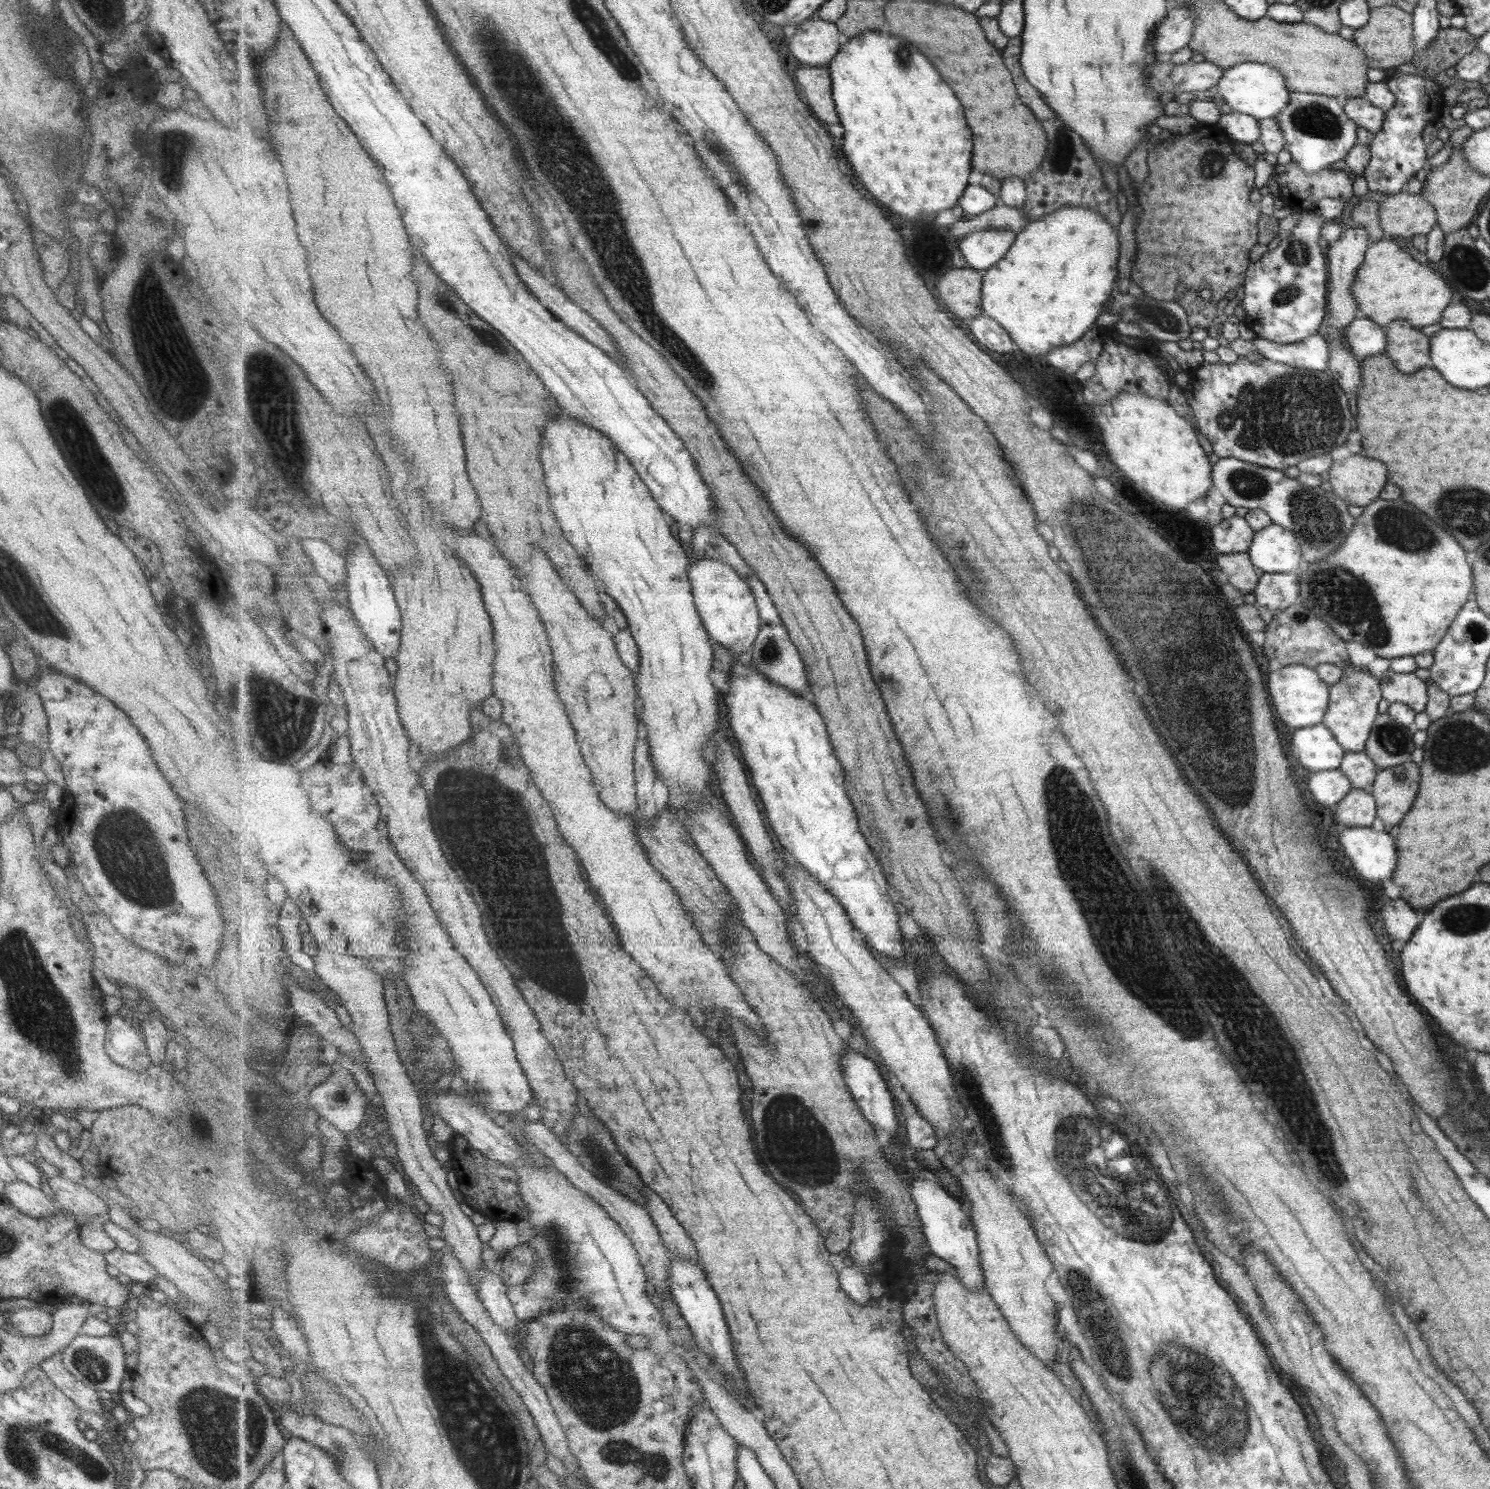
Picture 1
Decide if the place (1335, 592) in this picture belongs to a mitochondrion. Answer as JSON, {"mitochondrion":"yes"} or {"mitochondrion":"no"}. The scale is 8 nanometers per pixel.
{"mitochondrion":"yes"}

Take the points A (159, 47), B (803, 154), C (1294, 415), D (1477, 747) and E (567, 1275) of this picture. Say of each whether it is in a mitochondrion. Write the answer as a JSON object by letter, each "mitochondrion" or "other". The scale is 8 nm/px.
{"A":"other","B":"other","C":"mitochondrion","D":"mitochondrion","E":"mitochondrion"}

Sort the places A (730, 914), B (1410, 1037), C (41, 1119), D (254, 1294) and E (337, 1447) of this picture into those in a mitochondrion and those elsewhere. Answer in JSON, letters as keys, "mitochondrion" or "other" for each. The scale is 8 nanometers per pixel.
{"A":"other","B":"other","C":"other","D":"other","E":"mitochondrion"}

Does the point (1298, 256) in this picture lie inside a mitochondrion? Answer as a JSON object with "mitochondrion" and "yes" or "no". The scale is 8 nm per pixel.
{"mitochondrion":"yes"}

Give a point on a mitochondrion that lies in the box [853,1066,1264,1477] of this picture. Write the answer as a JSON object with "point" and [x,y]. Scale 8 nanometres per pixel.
{"point":[1209,1412]}

